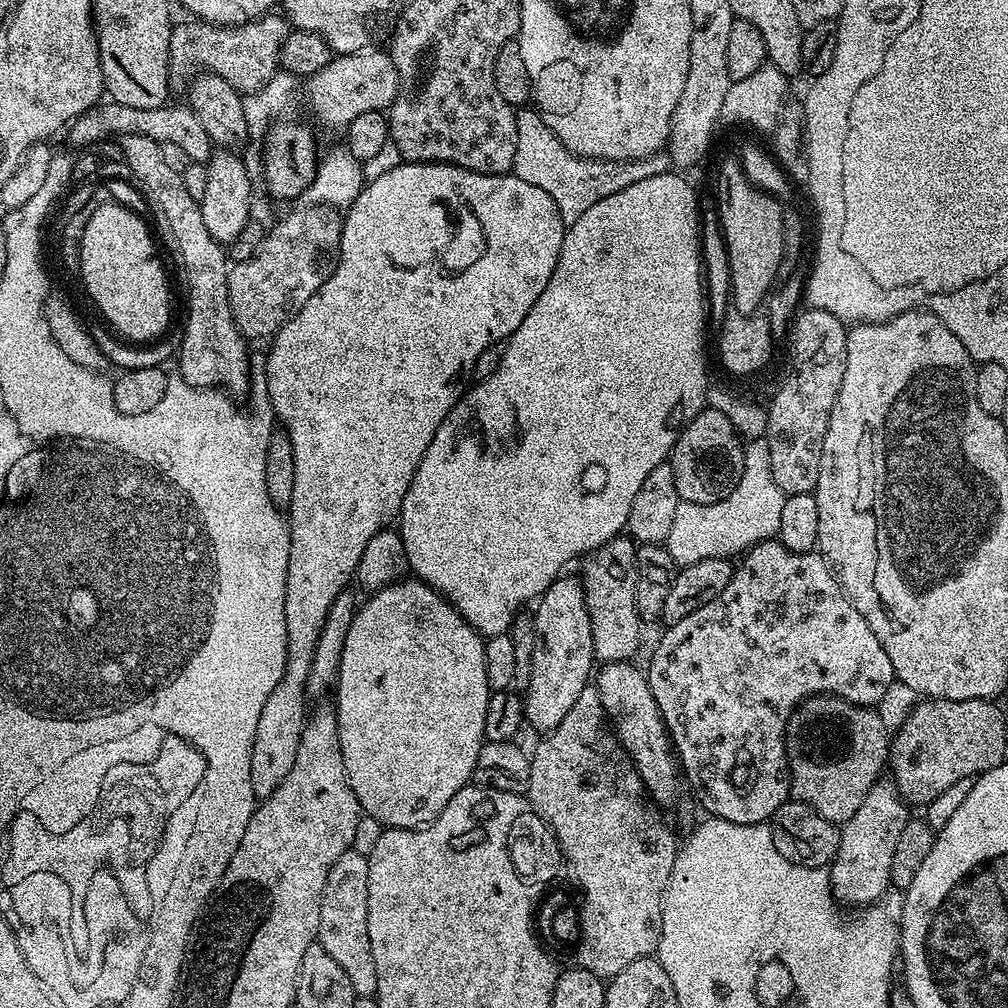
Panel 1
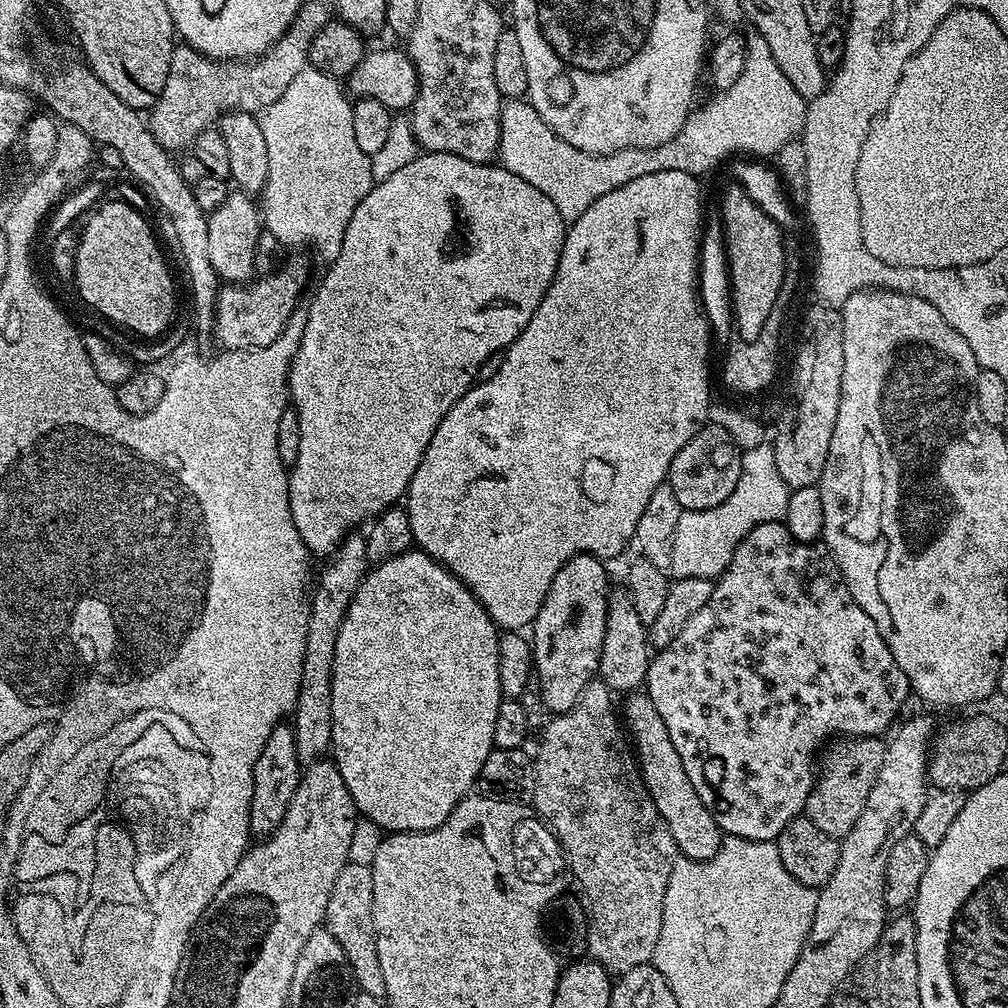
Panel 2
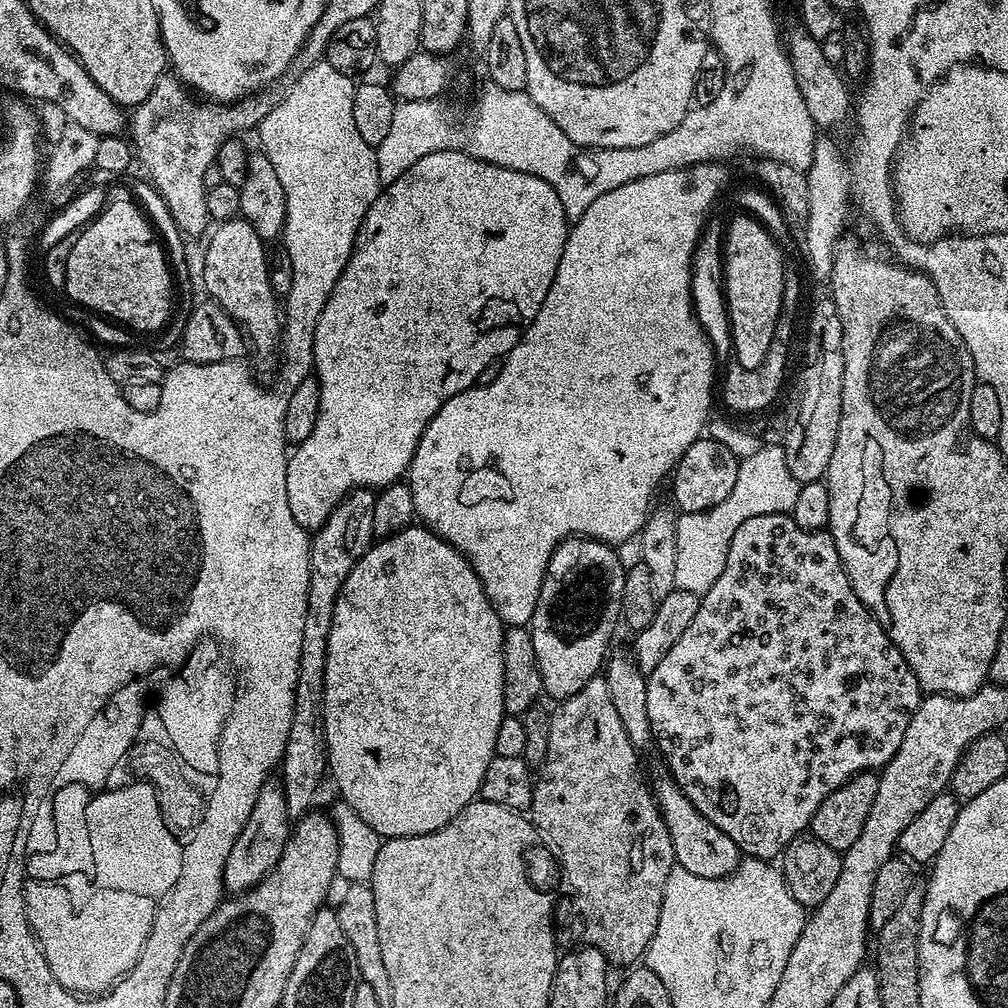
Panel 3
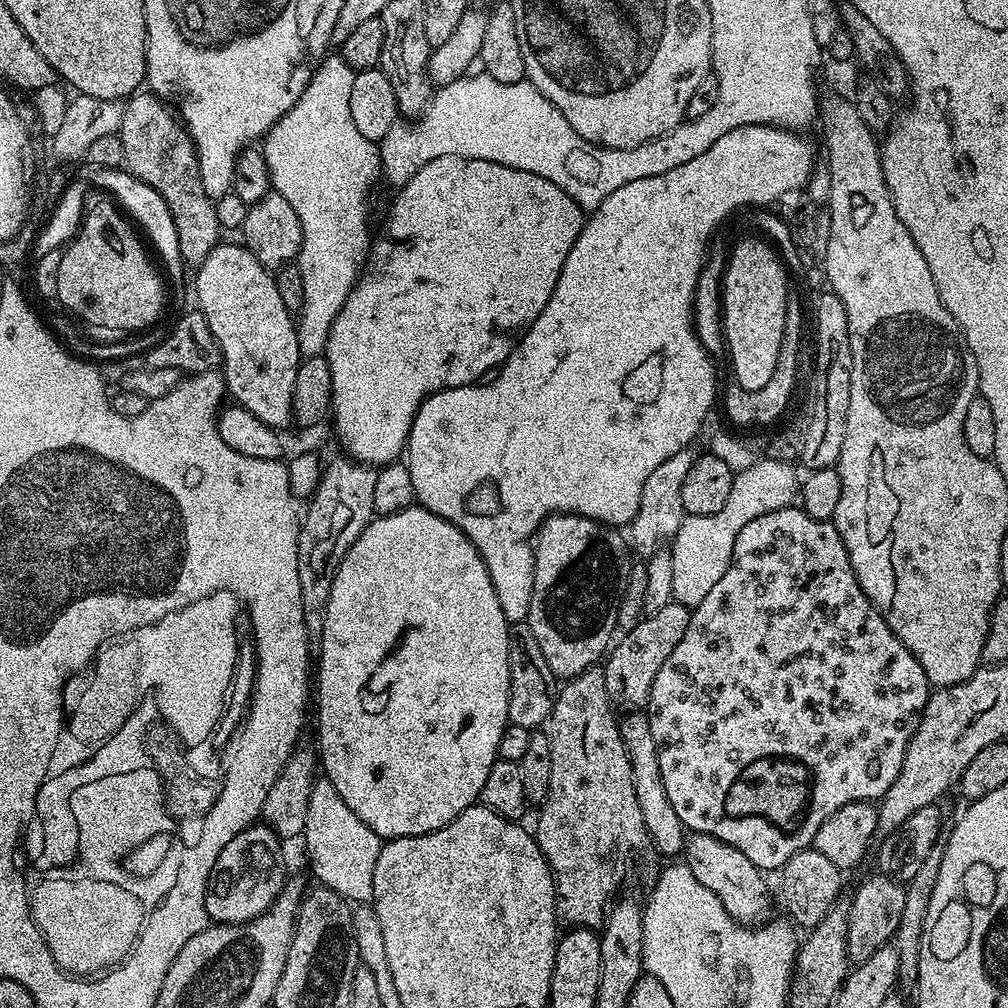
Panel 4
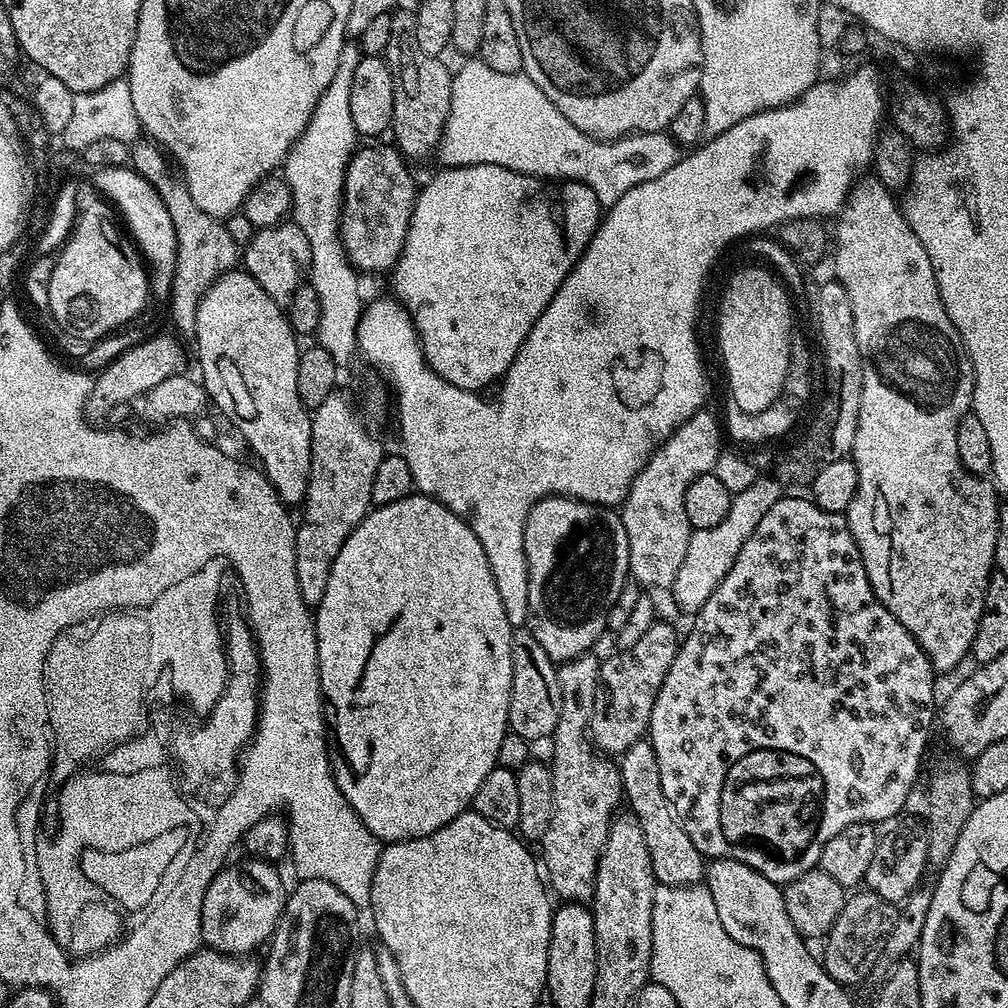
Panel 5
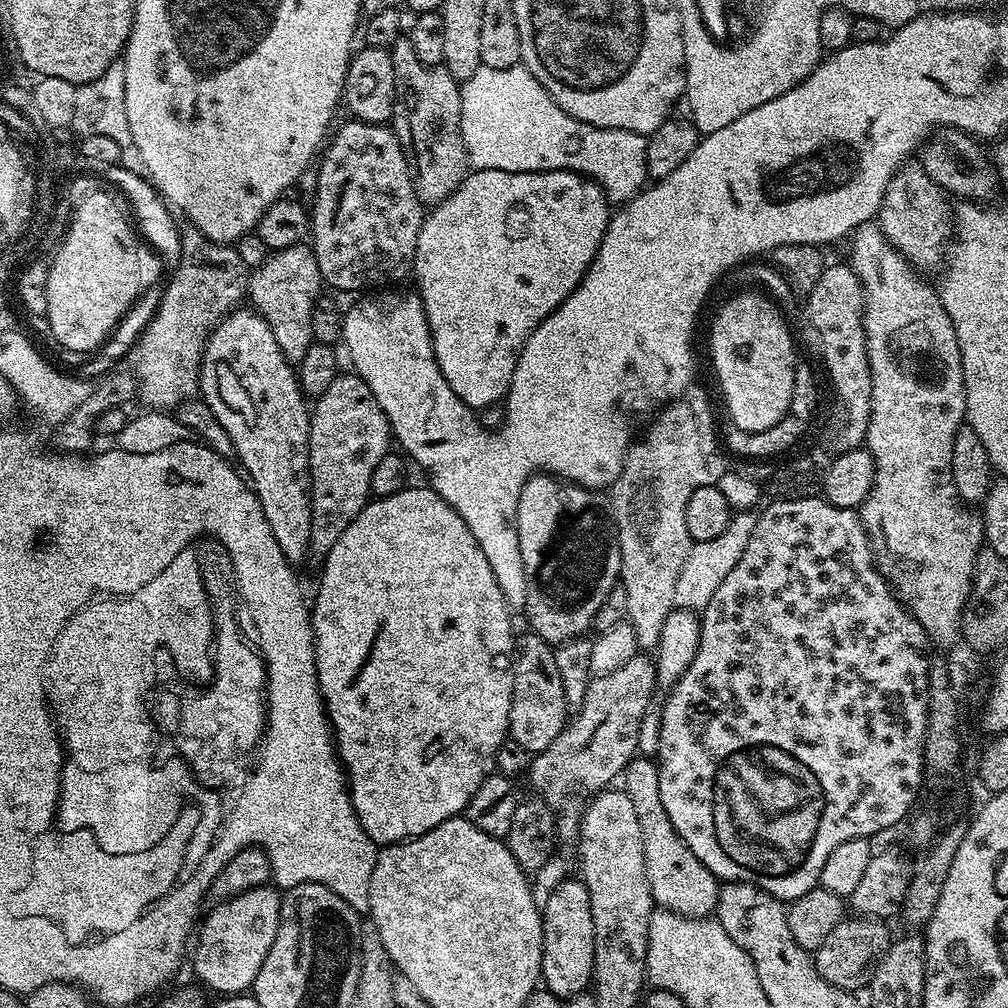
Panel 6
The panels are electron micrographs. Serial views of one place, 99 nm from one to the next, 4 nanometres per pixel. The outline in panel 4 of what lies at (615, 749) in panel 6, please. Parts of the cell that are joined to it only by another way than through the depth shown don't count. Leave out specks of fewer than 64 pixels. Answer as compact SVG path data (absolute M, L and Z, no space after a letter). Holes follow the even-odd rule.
M671 602L657 613L645 615L638 626L634 626L634 630L623 633L615 641L602 667L606 690L617 705L625 704L625 709L628 710L640 710L647 705L650 686L654 686L654 678L658 675L658 670L662 670L662 662L666 662L666 658L674 654L674 646L682 642L682 634L686 634L686 626L690 626L691 617L692 613L686 605Z

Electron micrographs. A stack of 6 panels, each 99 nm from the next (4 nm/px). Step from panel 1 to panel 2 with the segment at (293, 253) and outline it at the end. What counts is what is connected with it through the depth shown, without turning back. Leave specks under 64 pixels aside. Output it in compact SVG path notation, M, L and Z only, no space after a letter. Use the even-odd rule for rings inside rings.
M296 256L285 268L243 285L223 285L216 300L212 332L227 351L261 348L281 336L290 314L301 307L300 295L308 284L308 264Z

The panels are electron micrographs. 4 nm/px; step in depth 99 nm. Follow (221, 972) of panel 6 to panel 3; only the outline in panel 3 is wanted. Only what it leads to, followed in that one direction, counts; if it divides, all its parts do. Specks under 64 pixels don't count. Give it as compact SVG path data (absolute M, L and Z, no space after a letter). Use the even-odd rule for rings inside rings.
M270 778L258 790L258 798L254 802L254 810L250 810L250 818L238 834L234 846L230 850L230 858L226 858L224 867L224 892L239 894L260 884L282 858L282 850L290 835L290 817L287 812L286 796L279 779Z

